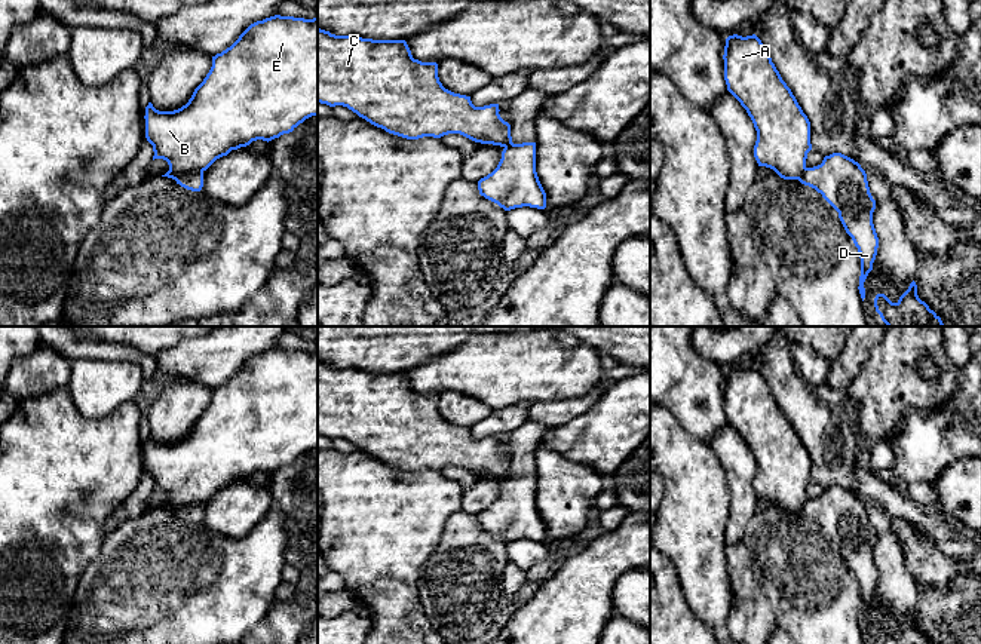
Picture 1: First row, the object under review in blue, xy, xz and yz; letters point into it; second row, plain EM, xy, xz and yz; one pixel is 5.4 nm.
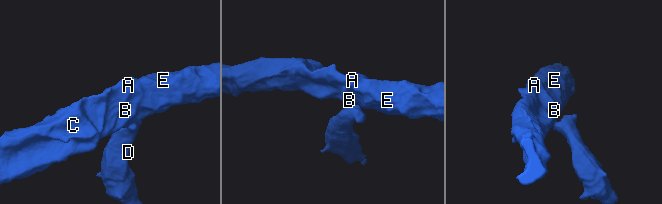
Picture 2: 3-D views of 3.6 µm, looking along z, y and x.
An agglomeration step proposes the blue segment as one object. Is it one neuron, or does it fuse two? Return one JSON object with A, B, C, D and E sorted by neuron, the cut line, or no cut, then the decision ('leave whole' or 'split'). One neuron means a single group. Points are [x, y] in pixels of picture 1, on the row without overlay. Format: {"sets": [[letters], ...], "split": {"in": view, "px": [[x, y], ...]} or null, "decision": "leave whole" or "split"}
{"sets": [["A", "B", "C", "E"], ["D"]], "split": {"in": "xy", "px": [[202, 502], [181, 505], [172, 511]]}, "decision": "split"}

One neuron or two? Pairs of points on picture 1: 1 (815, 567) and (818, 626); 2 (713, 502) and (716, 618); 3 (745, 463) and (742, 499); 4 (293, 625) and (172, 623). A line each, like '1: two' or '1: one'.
1: one
2: one
3: one
4: two

